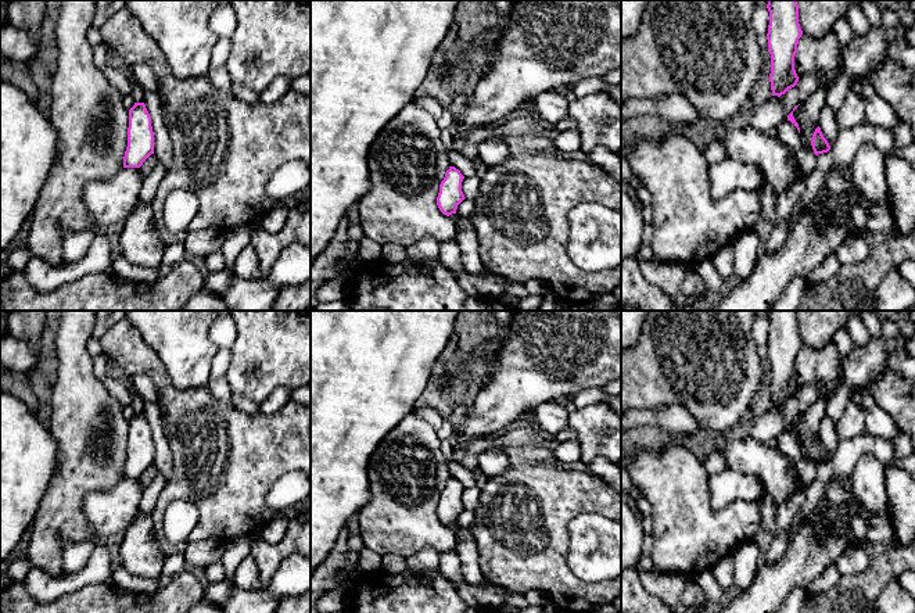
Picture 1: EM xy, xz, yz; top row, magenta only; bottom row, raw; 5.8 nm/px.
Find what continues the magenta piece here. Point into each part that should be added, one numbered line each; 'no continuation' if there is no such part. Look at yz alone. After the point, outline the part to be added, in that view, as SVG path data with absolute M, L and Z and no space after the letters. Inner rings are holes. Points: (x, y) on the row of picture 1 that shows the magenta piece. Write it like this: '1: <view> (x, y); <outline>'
no continuation

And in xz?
no continuation

